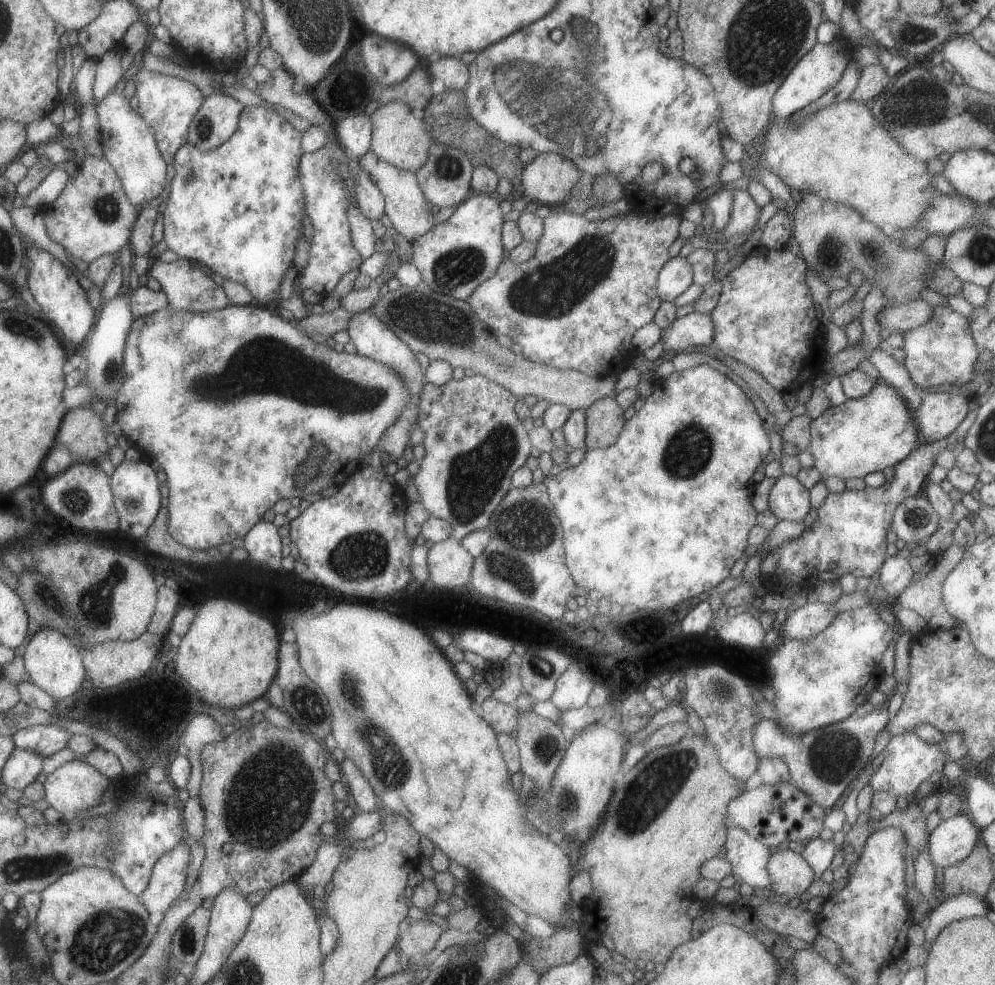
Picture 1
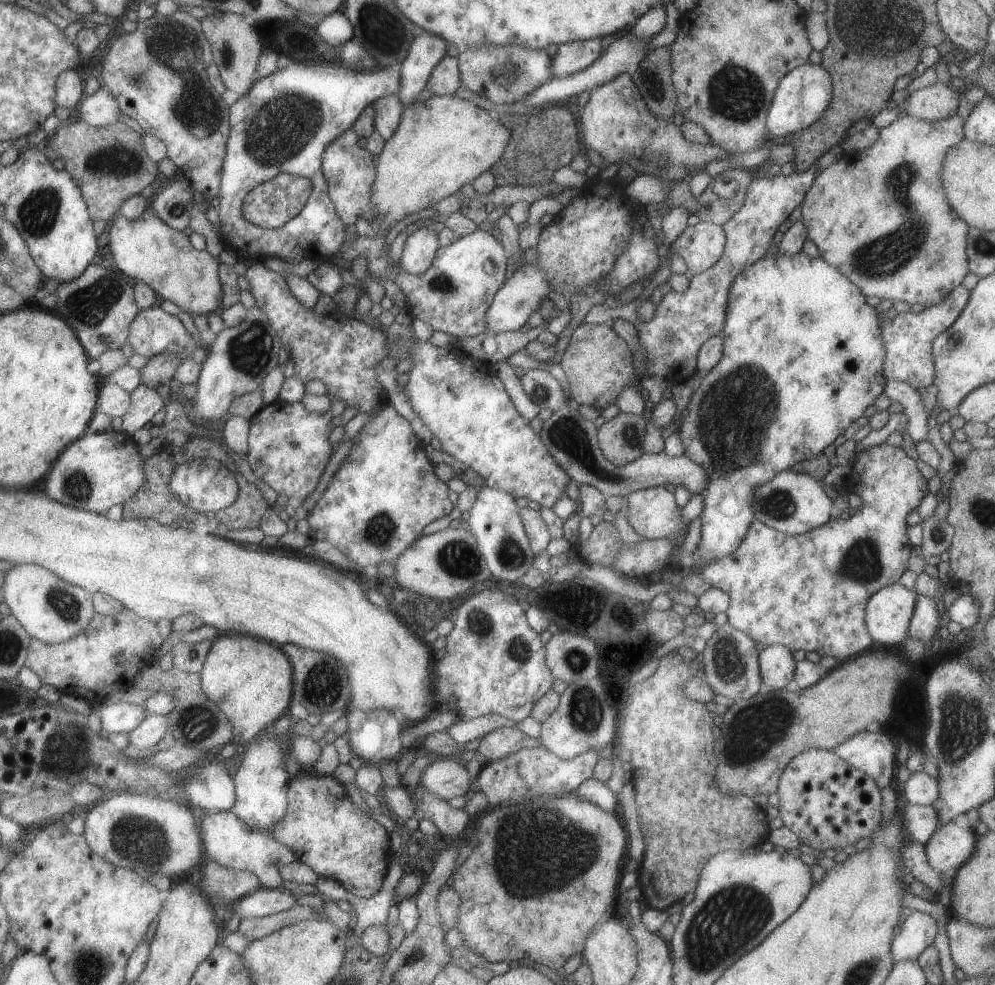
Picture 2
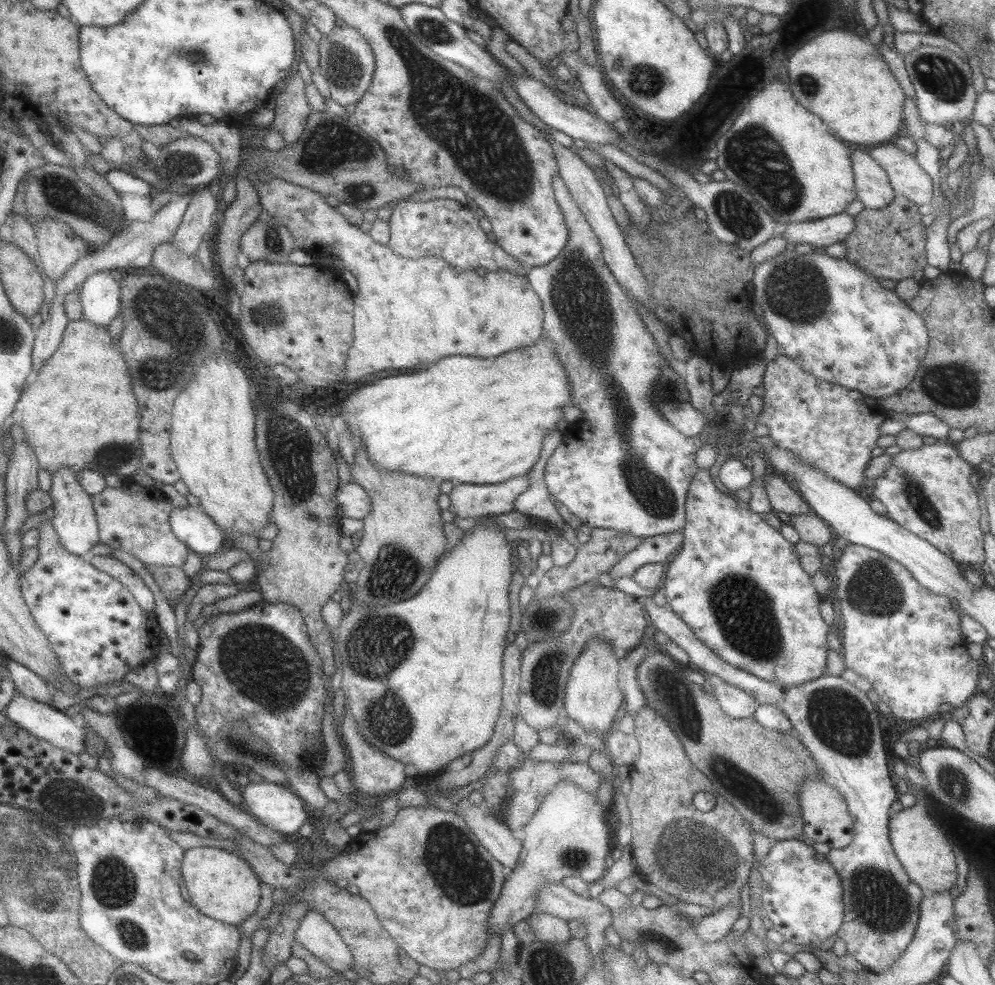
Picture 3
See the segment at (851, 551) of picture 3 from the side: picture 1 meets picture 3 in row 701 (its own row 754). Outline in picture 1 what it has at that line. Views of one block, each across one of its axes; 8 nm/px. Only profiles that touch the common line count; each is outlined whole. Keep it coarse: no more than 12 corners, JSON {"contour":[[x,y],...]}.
{"contour":[[959,731],[929,744],[894,735],[868,780],[896,798],[938,787],[946,762],[965,763]]}

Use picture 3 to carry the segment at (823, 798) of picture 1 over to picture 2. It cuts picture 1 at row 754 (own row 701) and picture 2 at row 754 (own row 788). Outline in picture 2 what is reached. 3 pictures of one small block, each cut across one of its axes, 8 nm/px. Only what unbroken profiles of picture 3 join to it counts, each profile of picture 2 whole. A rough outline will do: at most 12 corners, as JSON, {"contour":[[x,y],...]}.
{"contour":[[858,732],[833,752],[880,790],[901,754],[884,733]]}

